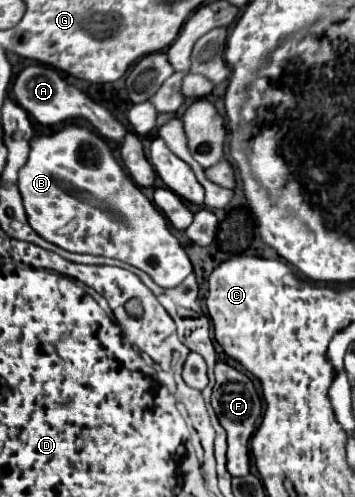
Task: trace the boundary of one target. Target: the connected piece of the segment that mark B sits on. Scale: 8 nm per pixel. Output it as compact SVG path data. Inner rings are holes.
M69 124L59 132L31 138L29 146L29 158L19 170L19 190L29 224L39 236L71 252L109 256L127 262L147 272L153 282L163 288L173 288L189 274L193 274L193 264L177 236L171 232L167 218L157 208L153 208L153 202L149 202L141 188L135 186L131 176L125 172L125 168L115 160L109 142L101 138L91 126ZM93 216L97 218L97 224L89 226Z

